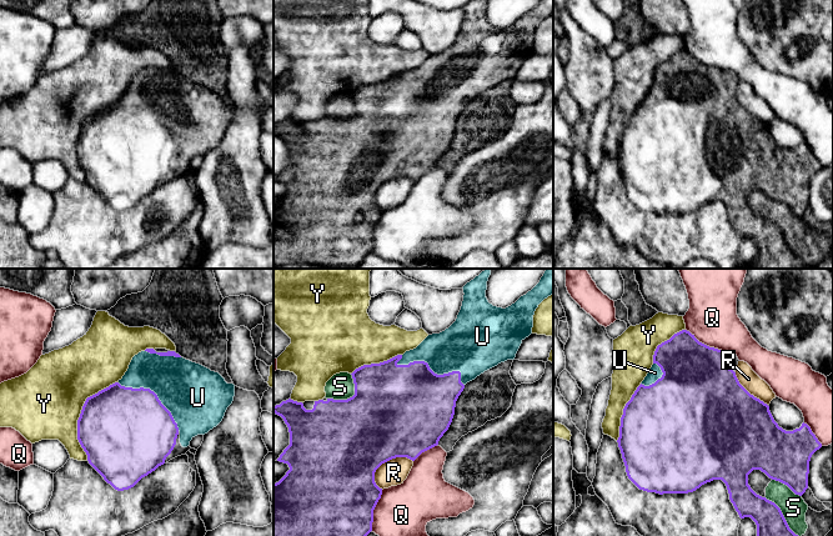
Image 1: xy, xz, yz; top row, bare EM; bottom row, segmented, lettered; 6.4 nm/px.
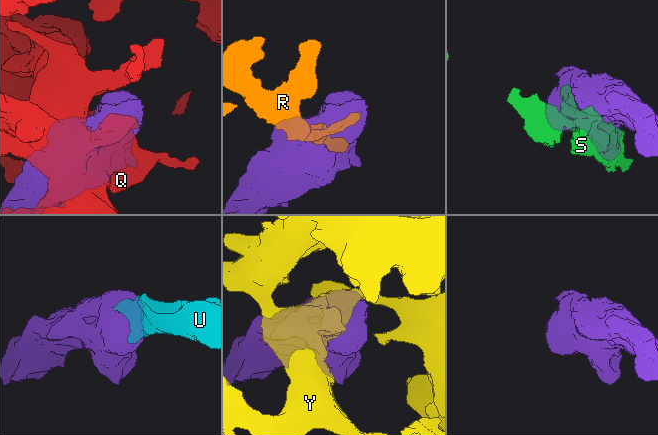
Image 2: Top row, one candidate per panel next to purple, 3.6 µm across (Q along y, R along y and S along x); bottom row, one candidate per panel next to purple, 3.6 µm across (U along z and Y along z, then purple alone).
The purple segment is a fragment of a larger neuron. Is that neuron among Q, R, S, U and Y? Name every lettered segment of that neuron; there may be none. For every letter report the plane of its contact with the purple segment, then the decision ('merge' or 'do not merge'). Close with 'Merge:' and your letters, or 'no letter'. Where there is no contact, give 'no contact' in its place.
Q: xz | do not merge
R: xz | do not merge
S: xz | do not merge
U: xz | merge
Y: xy | do not merge
Merge: U

